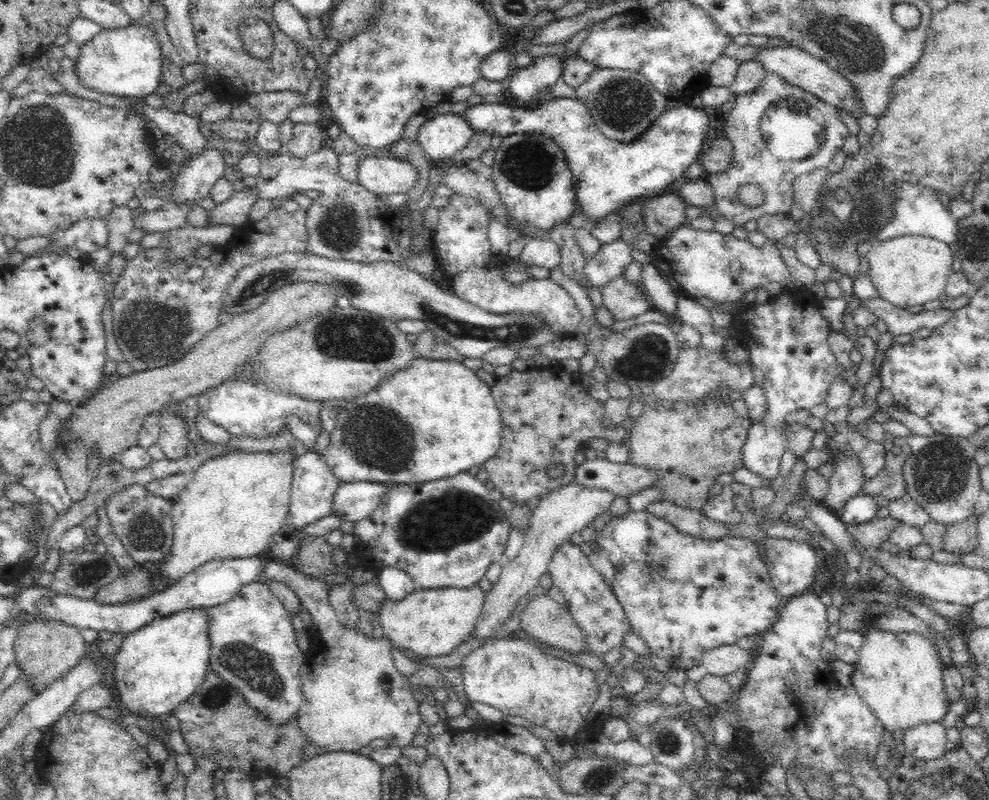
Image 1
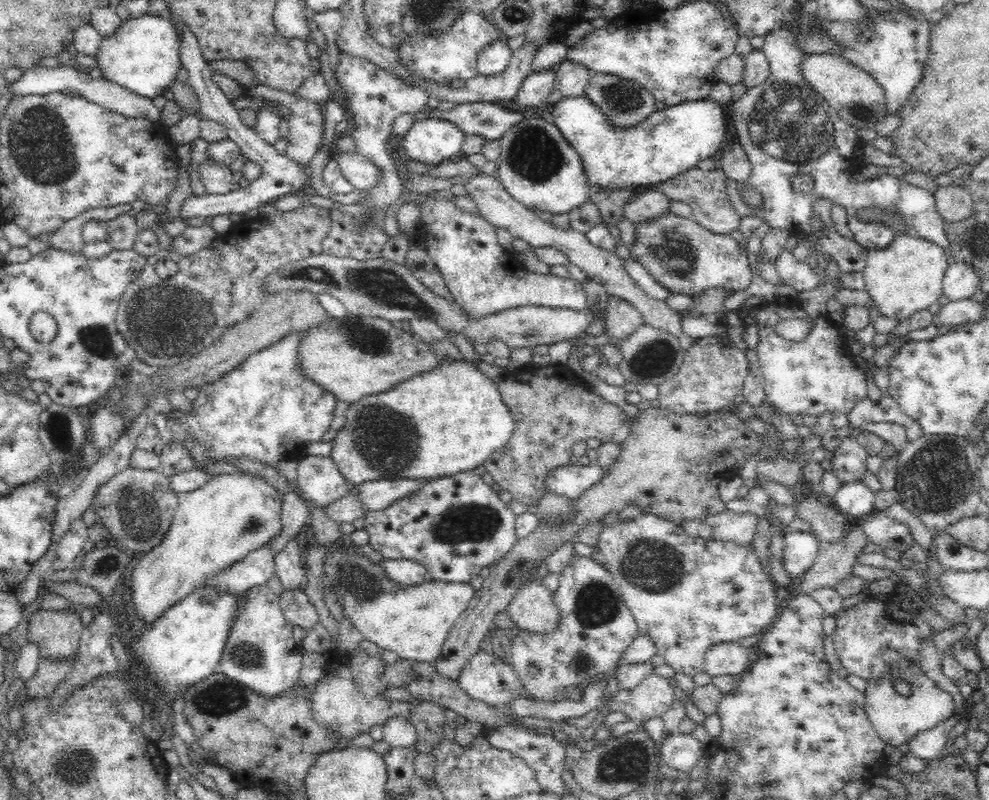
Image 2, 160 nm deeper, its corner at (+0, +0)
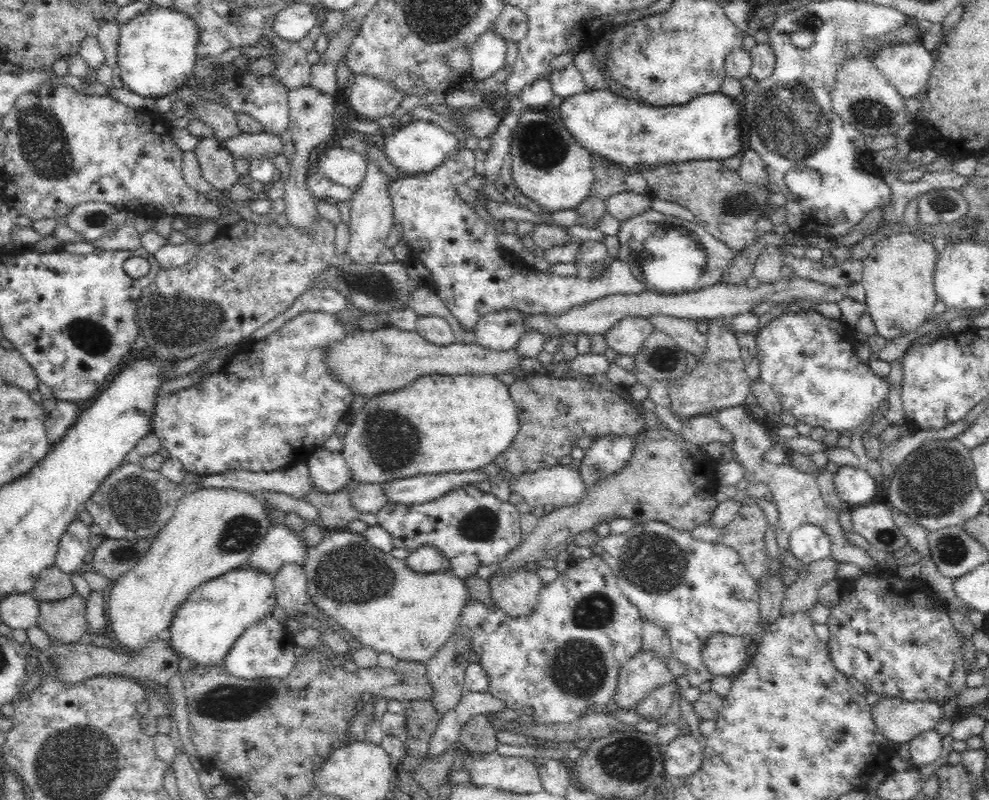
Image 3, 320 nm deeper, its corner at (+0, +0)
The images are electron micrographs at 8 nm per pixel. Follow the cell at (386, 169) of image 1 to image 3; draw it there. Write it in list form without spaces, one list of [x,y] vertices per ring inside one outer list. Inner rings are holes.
[[[335,141],[327,144],[323,153],[313,172],[349,189],[363,181],[367,166],[359,153],[340,147]]]

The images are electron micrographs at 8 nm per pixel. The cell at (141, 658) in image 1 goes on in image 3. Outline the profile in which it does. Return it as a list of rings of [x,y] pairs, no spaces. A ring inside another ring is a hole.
[[[246,564],[235,570],[229,571],[223,576],[210,580],[196,588],[186,602],[176,609],[172,626],[165,633],[165,637],[170,640],[171,647],[181,656],[194,660],[197,666],[214,666],[221,664],[224,656],[228,654],[235,641],[254,624],[260,624],[266,616],[272,615],[277,604],[276,597],[276,574],[268,575],[256,569],[252,569]]]

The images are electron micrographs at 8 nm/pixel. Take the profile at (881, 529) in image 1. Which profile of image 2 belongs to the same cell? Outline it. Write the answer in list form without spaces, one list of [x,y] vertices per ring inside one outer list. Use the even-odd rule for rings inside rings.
[[[860,525],[847,531],[844,540],[832,543],[818,541],[820,552],[809,570],[800,578],[799,594],[810,596],[814,590],[836,587],[851,575],[857,563],[857,554],[866,546],[866,535]]]

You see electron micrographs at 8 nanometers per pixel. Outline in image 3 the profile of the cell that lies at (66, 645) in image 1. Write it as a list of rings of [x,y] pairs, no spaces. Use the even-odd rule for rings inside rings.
[[[76,593],[63,600],[40,601],[38,626],[50,640],[62,644],[79,643],[88,630],[86,600]]]

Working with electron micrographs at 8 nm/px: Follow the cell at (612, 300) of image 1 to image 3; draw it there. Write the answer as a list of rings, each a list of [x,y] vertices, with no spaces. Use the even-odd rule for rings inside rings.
[[[627,316],[606,332],[605,341],[618,355],[635,358],[640,354],[646,338],[654,331],[654,325],[646,317]]]

